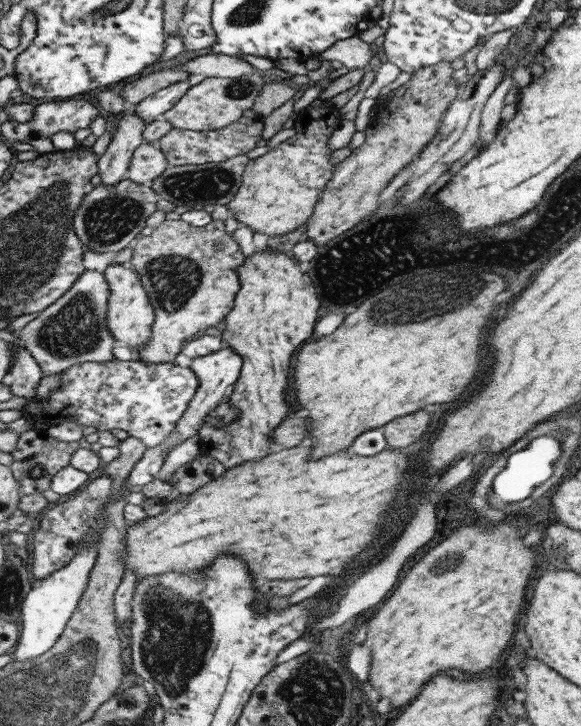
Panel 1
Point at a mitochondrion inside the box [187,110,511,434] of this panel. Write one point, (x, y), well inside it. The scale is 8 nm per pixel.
(424, 296)

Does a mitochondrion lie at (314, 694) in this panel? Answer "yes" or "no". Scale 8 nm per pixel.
yes

